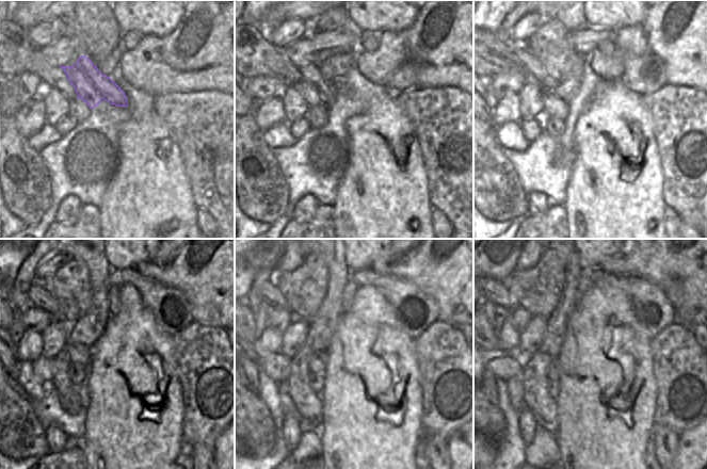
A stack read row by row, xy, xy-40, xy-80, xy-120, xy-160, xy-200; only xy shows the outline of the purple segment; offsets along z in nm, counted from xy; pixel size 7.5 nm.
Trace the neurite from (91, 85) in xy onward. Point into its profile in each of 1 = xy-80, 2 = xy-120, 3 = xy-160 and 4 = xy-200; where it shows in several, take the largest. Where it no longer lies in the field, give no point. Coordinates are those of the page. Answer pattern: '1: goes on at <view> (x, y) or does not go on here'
1: goes on at xy-80 (529, 64)
2: goes on at xy-120 (25, 281)
3: goes on at xy-160 (263, 286)
4: goes on at xy-200 (495, 290)

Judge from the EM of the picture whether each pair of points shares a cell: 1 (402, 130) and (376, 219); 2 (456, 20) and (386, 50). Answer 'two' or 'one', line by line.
1: one
2: one

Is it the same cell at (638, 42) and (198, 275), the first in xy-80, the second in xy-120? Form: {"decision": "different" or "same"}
{"decision": "same"}

